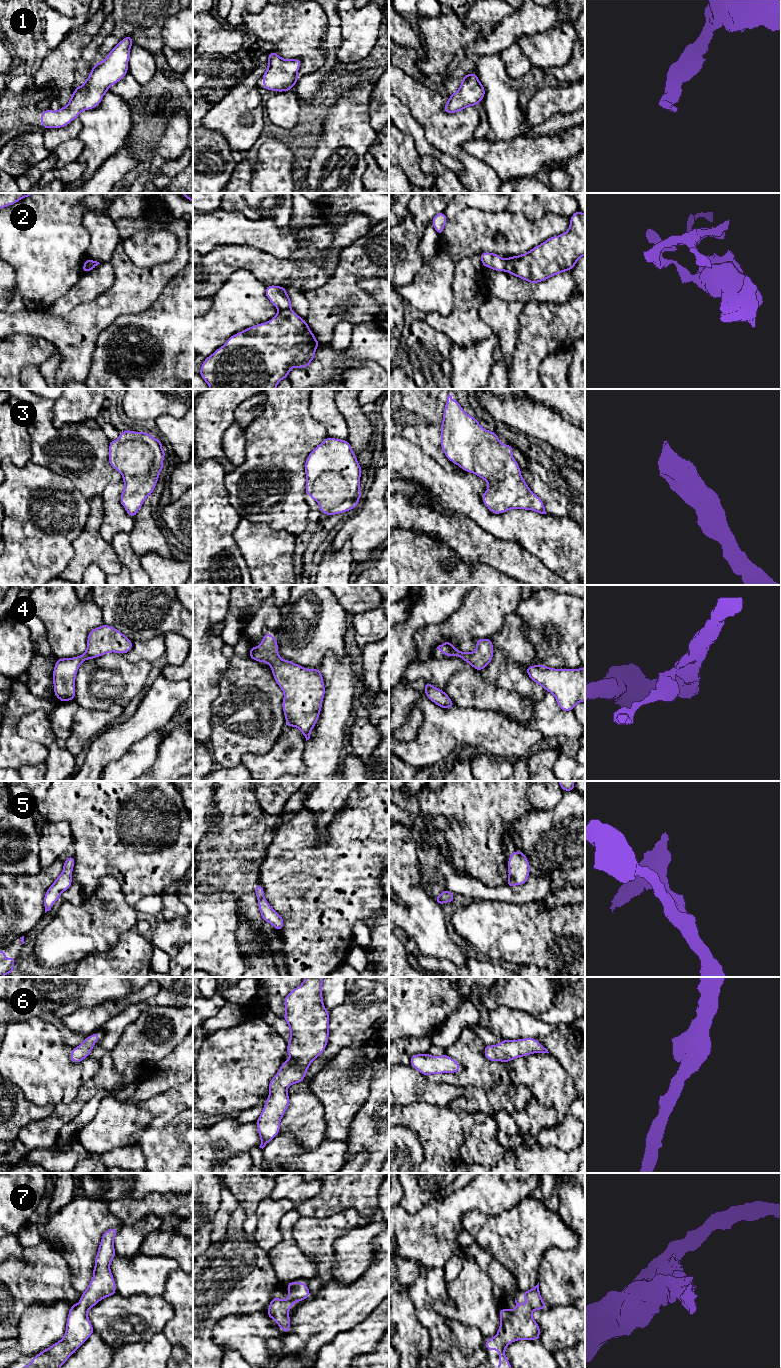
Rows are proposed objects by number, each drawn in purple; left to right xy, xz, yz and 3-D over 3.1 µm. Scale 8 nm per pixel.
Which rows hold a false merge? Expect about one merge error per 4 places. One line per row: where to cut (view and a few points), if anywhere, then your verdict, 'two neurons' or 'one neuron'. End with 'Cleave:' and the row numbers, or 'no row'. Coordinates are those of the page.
1: no cut; one neuron
2: cut in xy along (90, 259), (88, 270); two neurons
3: no cut; one neuron
4: no cut; one neuron
5: no cut; one neuron
6: no cut; one neuron
7: no cut; one neuron
Cleave: 2

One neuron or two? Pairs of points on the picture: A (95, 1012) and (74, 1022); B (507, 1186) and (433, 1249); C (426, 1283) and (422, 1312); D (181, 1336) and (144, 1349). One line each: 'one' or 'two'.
A: one
B: one
C: one
D: two

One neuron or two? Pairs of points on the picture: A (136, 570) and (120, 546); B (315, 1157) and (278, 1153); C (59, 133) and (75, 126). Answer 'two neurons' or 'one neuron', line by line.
A: one neuron
B: one neuron
C: one neuron

